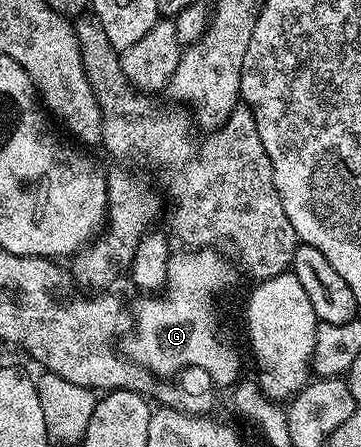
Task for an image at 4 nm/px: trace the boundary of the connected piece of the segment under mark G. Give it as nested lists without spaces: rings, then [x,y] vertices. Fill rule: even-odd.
[[[180,249],[177,255],[176,252],[169,254],[163,290],[145,294],[140,297],[144,299],[137,301],[136,308],[131,308],[132,330],[123,340],[123,354],[157,377],[175,377],[186,369],[197,367],[210,373],[217,388],[231,388],[241,378],[240,355],[220,336],[220,323],[216,320],[216,298],[235,285],[236,275],[237,264],[216,249]]]

